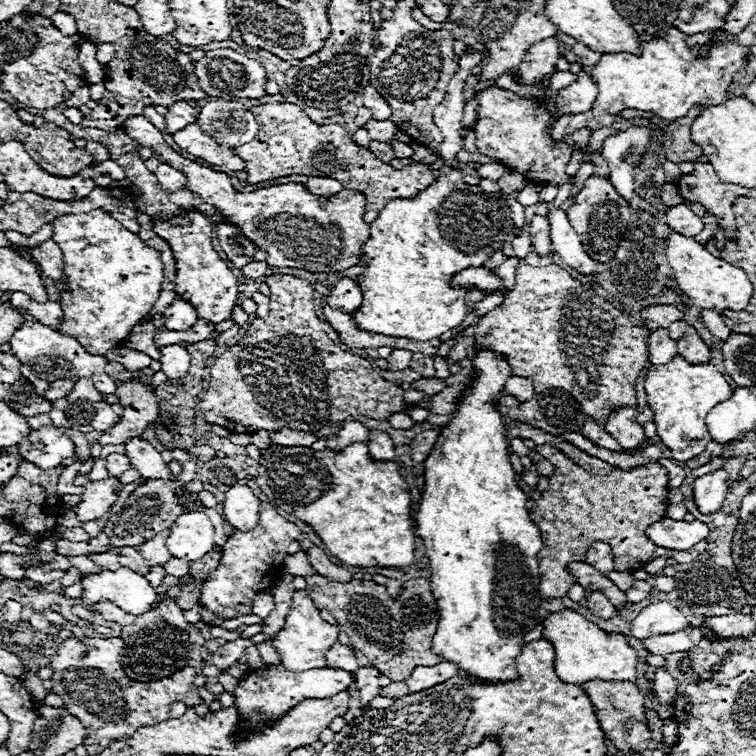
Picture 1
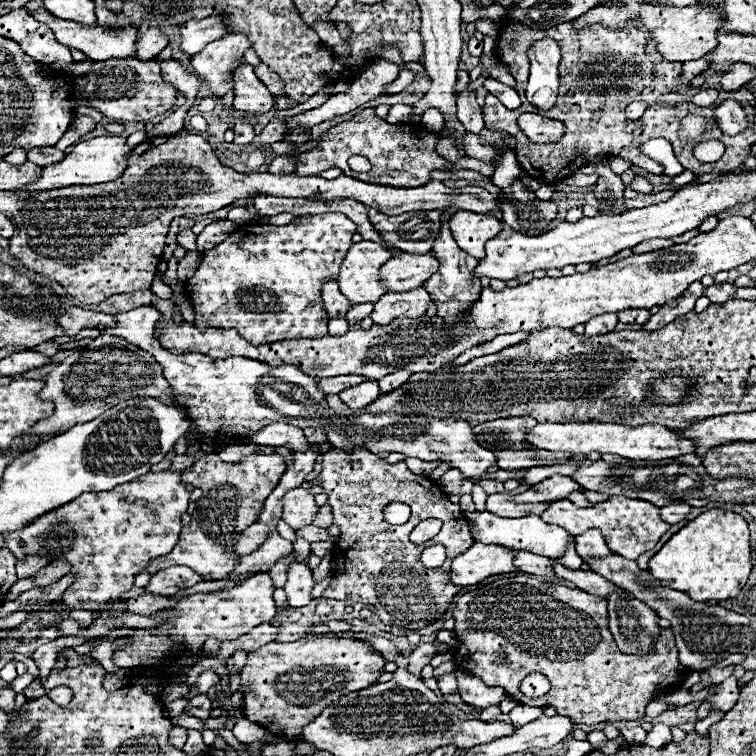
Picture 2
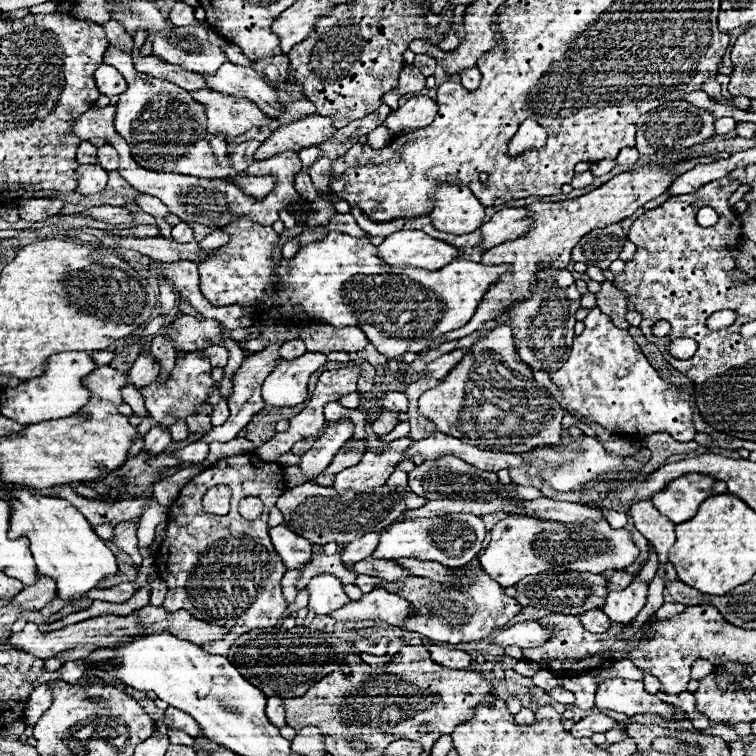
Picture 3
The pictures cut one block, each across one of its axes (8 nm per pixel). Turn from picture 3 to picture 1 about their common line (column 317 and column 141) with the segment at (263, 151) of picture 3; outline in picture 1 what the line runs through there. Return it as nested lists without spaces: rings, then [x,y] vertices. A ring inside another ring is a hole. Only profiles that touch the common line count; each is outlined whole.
[[[142,114],[126,118],[124,132],[142,146],[150,148],[154,158],[158,158],[160,162],[182,170],[182,174],[186,174],[188,190],[194,190],[194,194],[198,194],[204,202],[216,206],[224,214],[224,218],[240,226],[242,234],[246,234],[246,238],[250,238],[256,246],[266,248],[268,266],[300,268],[308,272],[338,272],[362,264],[360,246],[370,238],[370,226],[362,220],[366,206],[366,198],[362,192],[342,190],[334,196],[334,200],[328,200],[324,196],[310,194],[304,184],[290,182],[242,194],[232,188],[230,176],[226,176],[224,172],[214,172],[174,152],[164,142],[160,130],[156,130],[154,124]]]

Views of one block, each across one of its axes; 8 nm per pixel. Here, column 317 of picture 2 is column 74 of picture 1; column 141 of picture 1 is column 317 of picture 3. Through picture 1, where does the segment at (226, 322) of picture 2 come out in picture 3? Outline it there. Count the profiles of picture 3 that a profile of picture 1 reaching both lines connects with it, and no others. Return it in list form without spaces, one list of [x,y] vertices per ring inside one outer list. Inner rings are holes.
[[[240,214],[238,220],[226,224],[220,230],[226,232],[230,240],[198,264],[200,290],[210,304],[238,304],[242,308],[252,308],[258,318],[278,318],[290,324],[324,322],[330,326],[360,326],[376,350],[388,358],[396,358],[406,352],[418,354],[440,336],[468,324],[490,286],[512,270],[510,264],[486,266],[460,258],[452,260],[440,270],[396,268],[376,258],[376,246],[372,246],[368,238],[354,238],[336,230],[328,232],[322,240],[314,240],[300,248],[290,262],[280,258],[280,264],[276,266],[272,254],[278,244],[278,234],[272,230],[272,226],[260,226],[258,222],[252,222],[248,216]]]

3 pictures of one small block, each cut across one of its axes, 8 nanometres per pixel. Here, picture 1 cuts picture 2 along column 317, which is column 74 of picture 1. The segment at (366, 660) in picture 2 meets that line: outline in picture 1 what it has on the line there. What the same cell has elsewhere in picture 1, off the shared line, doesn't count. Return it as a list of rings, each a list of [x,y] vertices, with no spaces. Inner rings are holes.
[[[71,637],[57,646],[48,664],[54,670],[52,692],[62,696],[64,708],[90,730],[90,734],[84,738],[84,746],[90,754],[106,748],[110,740],[130,738],[136,728],[170,720],[170,706],[178,700],[182,700],[186,706],[202,704],[198,688],[194,686],[194,678],[198,674],[196,668],[186,666],[186,670],[178,670],[174,676],[158,682],[134,682],[126,678],[120,666],[118,658],[122,648],[122,638],[94,638],[94,642],[88,642]],[[70,668],[94,668],[96,674],[60,674]]]

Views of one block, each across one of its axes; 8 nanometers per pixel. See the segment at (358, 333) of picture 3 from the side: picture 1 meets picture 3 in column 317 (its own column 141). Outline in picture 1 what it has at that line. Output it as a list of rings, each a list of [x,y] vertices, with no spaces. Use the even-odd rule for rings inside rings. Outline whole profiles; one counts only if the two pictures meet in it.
[[[146,320],[146,322],[142,322],[142,324],[132,328],[130,336],[122,342],[122,346],[138,350],[138,352],[144,352],[152,360],[158,360],[160,358],[160,350],[154,346],[154,330],[156,330],[154,324],[150,320]]]

